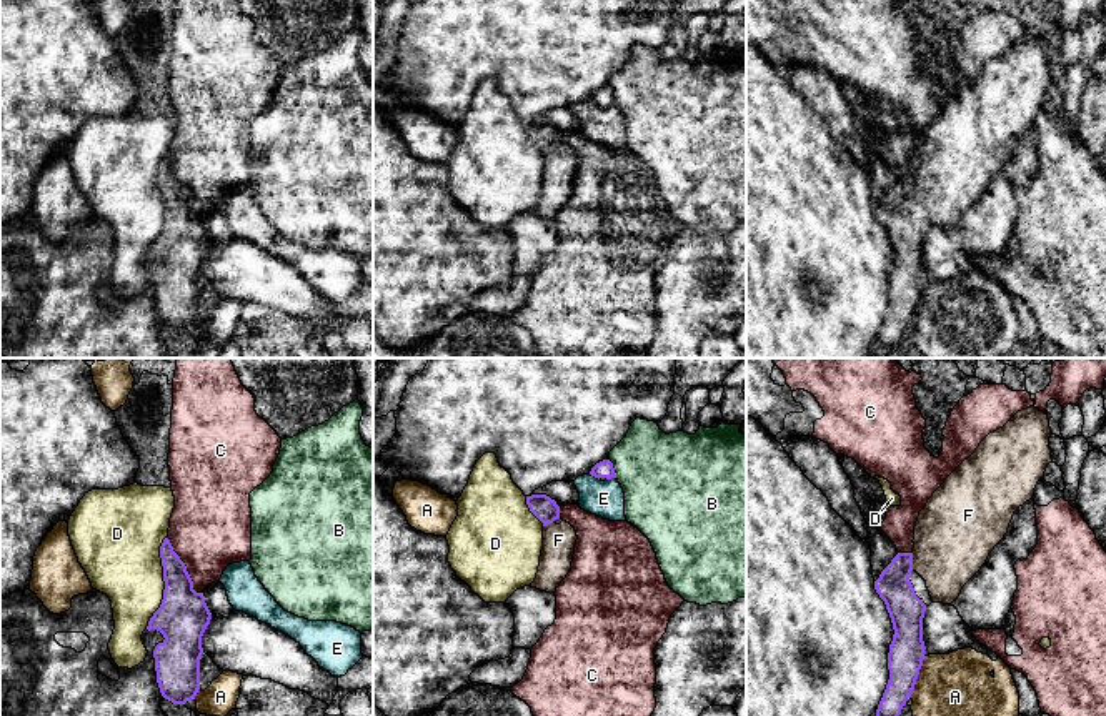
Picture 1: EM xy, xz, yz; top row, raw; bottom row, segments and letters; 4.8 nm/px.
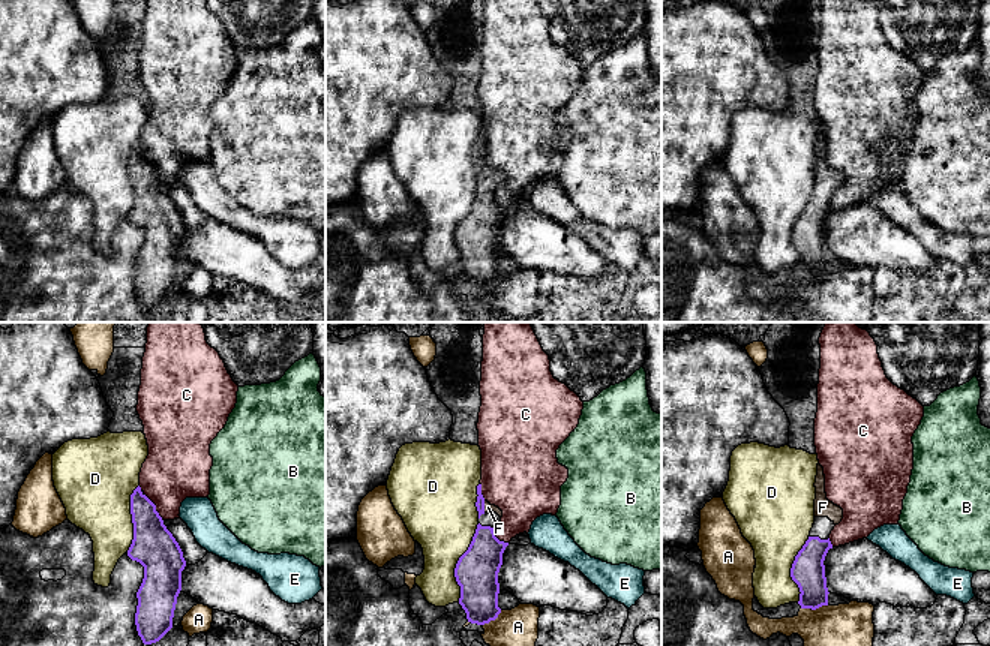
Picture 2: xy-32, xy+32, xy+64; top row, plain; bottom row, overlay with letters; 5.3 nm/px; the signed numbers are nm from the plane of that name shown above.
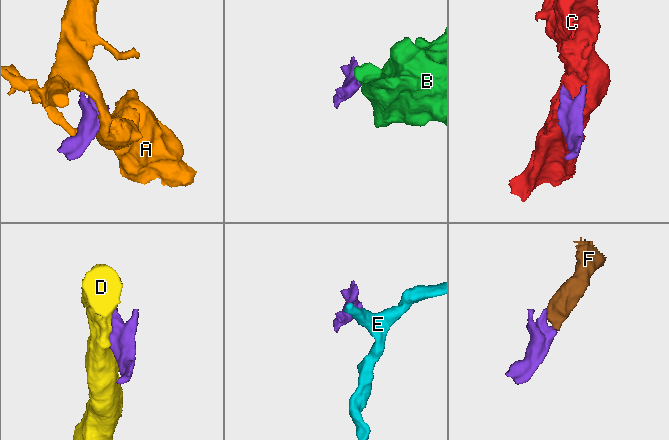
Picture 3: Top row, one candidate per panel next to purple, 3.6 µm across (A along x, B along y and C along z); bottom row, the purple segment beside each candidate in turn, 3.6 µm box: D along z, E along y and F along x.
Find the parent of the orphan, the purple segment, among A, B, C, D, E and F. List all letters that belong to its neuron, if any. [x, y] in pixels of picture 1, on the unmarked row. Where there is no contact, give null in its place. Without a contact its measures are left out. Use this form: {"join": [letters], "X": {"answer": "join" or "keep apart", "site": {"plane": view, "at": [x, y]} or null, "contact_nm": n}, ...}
{"join": ["F"], "A": {"answer": "keep apart", "site": {"plane": "yz", "at": [916, 303]}, "contact_nm": 220}, "B": {"answer": "keep apart", "site": {"plane": "xz", "at": [613, 95]}, "contact_nm": 100}, "C": {"answer": "keep apart", "site": {"plane": "xy", "at": [177, 182]}, "contact_nm": 200}, "D": {"answer": "keep apart", "site": {"plane": "xy", "at": [165, 210]}, "contact_nm": 460}, "E": {"answer": "keep apart", "site": {"plane": "xz", "at": [593, 102]}, "contact_nm": 70}, "F": {"answer": "join", "site": {"plane": "yz", "at": [911, 188]}, "contact_nm": 90}}

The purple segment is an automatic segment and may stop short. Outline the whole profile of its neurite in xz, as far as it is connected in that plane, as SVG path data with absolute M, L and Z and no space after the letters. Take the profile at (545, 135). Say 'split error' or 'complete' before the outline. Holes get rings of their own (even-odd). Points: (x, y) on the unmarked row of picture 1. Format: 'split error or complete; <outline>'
complete; M546 122L526 123L530 138L543 150L543 153L560 145L560 133Z

